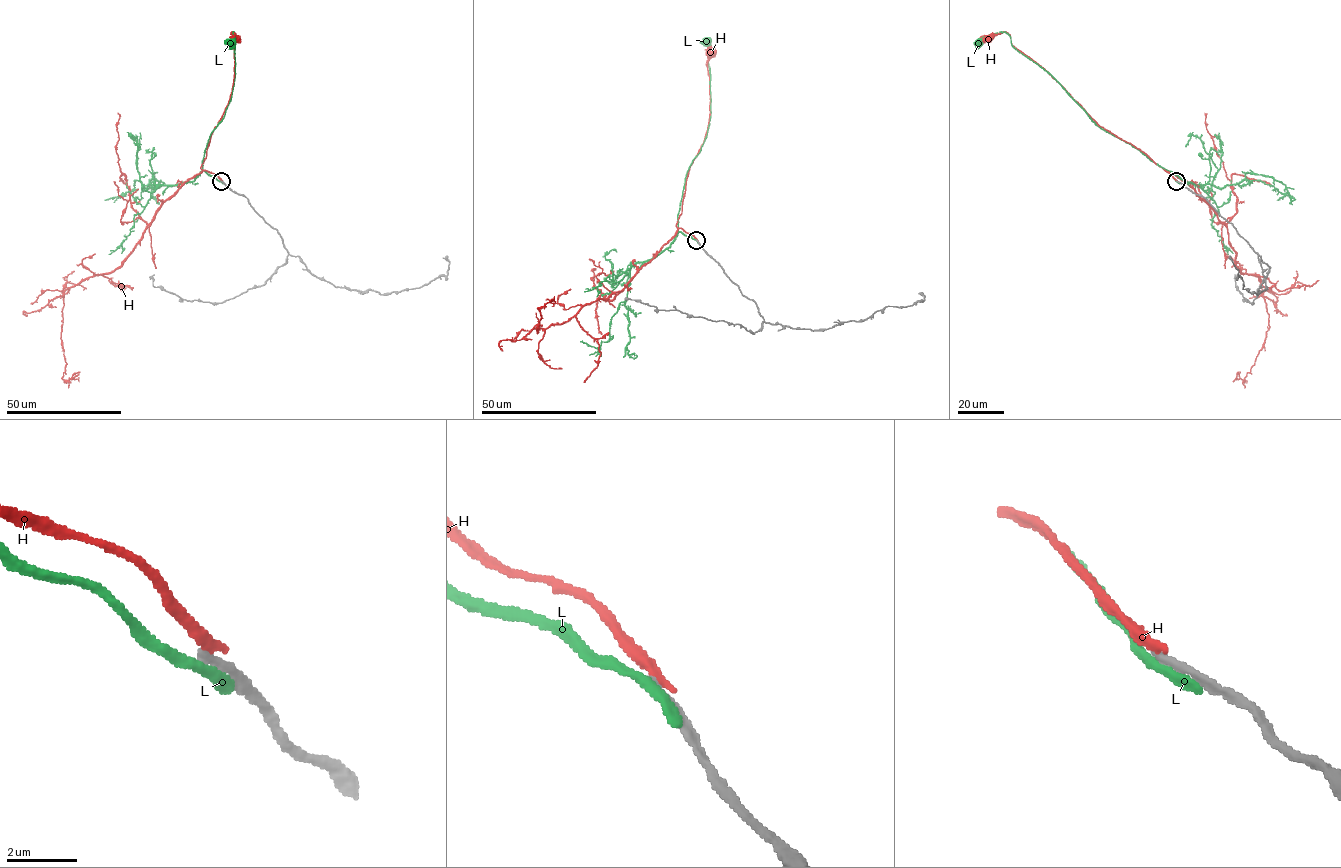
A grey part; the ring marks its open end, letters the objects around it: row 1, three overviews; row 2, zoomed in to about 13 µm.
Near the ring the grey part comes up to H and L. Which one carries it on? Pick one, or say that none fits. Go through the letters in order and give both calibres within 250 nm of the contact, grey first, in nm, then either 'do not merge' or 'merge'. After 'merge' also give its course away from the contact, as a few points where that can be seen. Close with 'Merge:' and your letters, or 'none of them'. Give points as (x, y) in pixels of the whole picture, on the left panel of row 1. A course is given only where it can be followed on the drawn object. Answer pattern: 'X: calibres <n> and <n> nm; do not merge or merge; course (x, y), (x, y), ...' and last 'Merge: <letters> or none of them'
H: calibres 240 and 320 nm; do not merge
L: calibres 320 and 360 nm; do not merge
Merge: none of them

